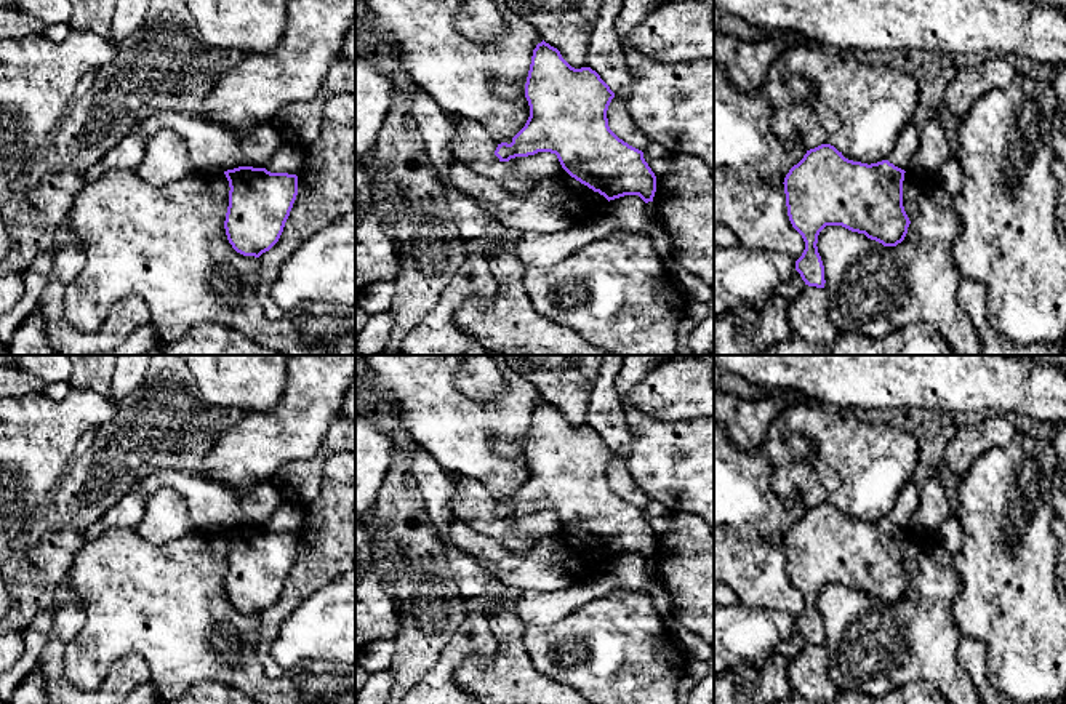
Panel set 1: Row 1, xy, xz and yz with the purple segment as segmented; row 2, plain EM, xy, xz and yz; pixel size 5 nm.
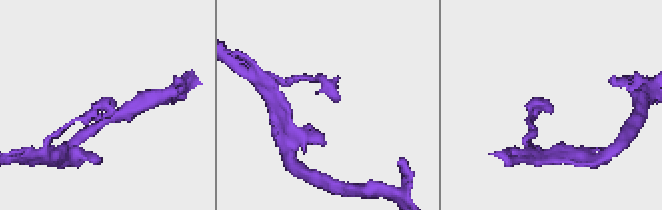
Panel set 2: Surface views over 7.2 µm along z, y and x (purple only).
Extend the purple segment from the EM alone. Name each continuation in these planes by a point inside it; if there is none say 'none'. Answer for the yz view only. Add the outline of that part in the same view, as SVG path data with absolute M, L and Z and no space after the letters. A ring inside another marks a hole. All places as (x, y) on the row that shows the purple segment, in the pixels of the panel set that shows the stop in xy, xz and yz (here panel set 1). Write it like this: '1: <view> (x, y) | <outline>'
none

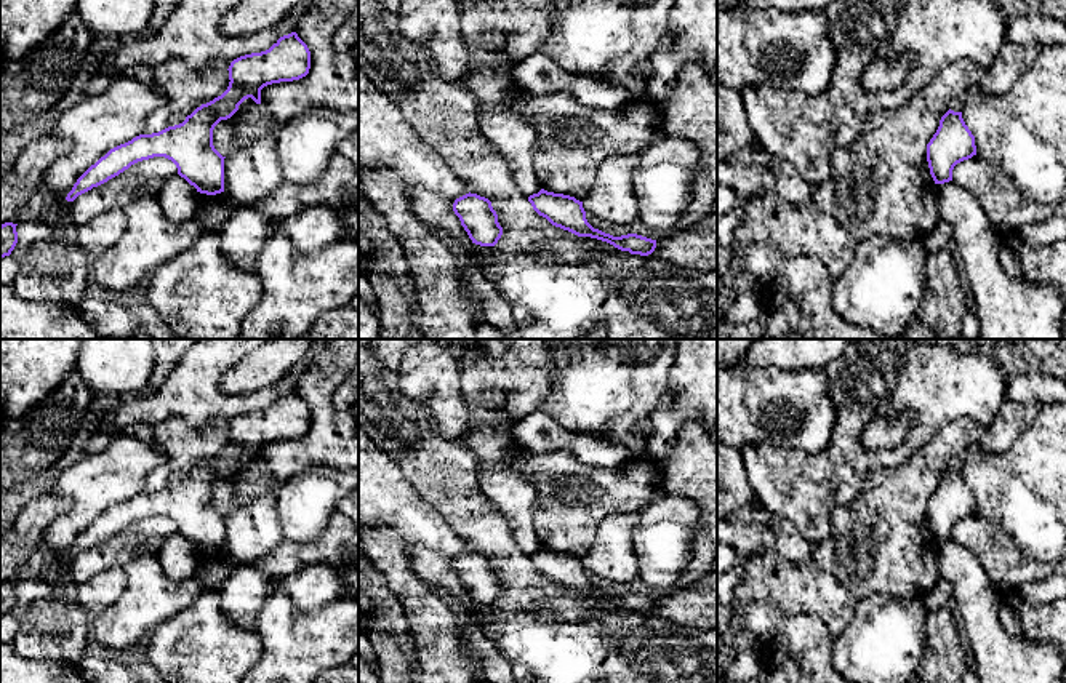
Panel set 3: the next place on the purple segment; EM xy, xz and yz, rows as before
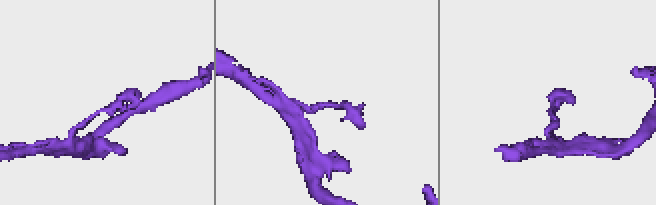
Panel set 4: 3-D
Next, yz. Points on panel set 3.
none

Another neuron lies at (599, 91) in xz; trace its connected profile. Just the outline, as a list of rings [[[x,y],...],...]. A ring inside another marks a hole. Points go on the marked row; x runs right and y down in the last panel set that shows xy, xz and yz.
[[[533,53],[511,70],[512,83],[530,96],[570,93],[576,101],[589,107],[618,109],[627,104],[634,94],[613,85],[600,75],[578,77],[565,72],[544,53]]]

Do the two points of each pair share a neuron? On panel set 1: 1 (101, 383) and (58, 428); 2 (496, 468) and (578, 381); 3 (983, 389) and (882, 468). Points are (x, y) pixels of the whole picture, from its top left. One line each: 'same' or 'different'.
1: different
2: different
3: different

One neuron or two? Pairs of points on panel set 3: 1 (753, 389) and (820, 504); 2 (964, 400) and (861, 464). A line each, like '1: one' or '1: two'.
1: two
2: one

